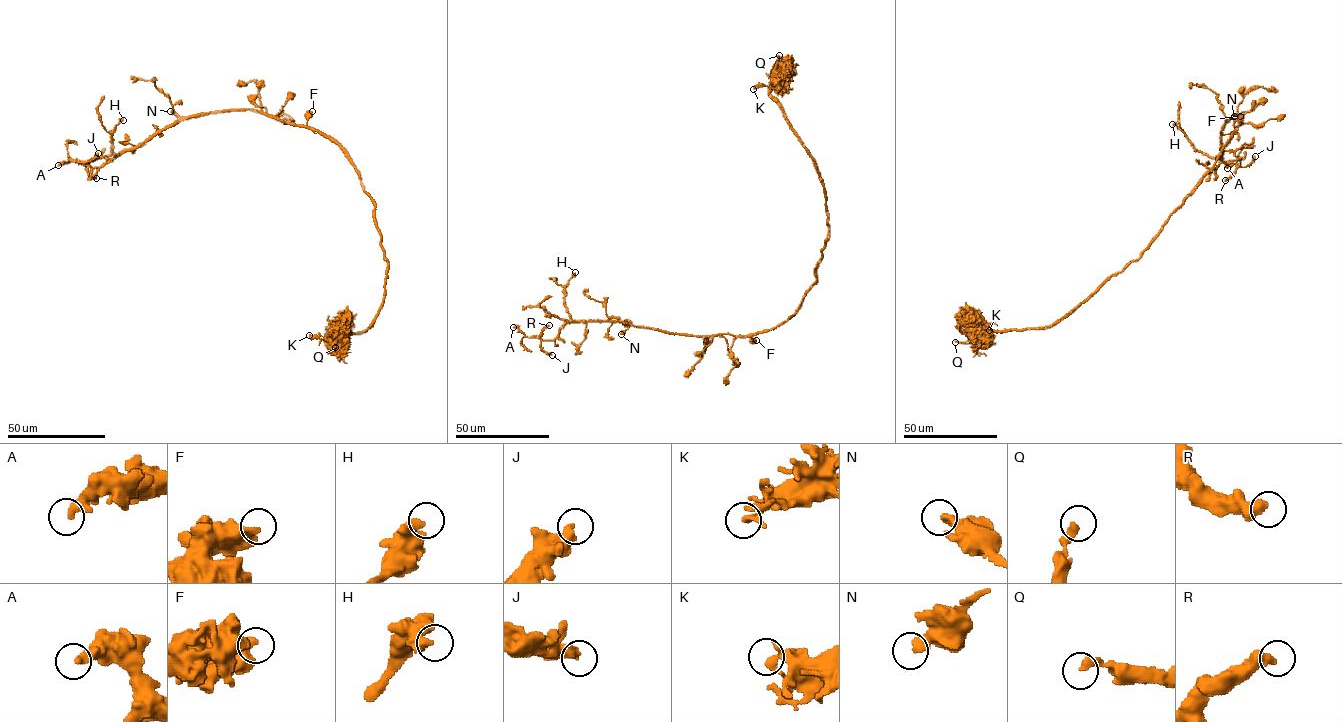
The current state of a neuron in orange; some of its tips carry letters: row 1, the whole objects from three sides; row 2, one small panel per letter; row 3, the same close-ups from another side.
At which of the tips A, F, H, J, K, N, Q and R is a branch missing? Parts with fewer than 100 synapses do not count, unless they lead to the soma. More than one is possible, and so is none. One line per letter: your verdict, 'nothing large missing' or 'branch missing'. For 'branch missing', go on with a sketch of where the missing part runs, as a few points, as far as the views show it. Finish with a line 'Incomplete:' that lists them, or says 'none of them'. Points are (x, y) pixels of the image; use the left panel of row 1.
A: nothing large missing
F: nothing large missing
H: nothing large missing
J: nothing large missing
K: nothing large missing
N: nothing large missing
Q: branch missing | (335, 347), (337, 338), (312, 325), (296, 307), (294, 283), (289, 280)
R: nothing large missing
Incomplete: Q

